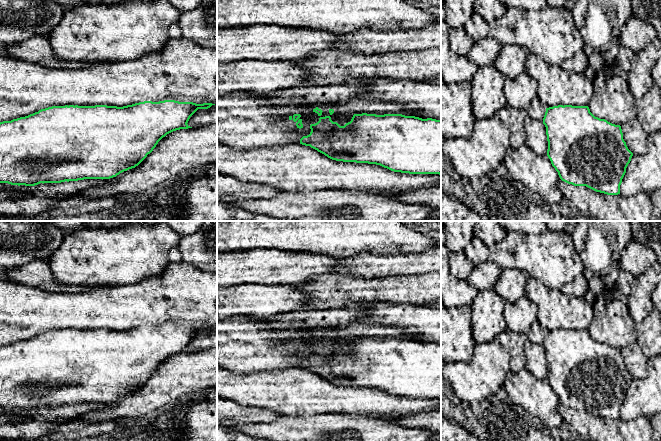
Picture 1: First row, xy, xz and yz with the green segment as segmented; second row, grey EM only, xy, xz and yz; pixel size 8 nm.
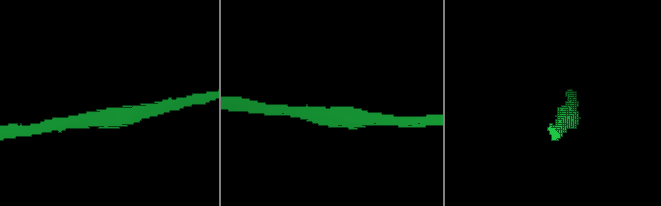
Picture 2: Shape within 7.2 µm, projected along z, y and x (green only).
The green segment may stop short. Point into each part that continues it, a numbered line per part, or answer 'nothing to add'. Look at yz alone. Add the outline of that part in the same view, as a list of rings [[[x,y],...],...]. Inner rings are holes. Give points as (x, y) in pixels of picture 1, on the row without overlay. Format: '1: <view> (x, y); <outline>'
nothing to add

